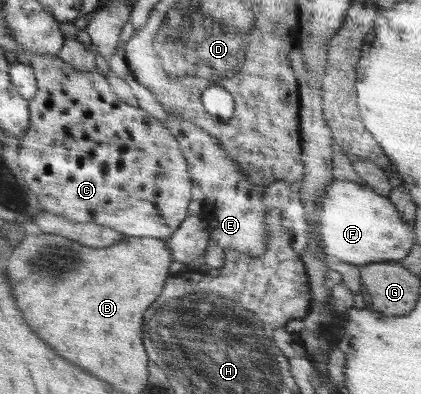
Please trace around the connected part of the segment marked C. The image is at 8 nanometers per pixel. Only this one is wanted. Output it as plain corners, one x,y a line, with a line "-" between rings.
44,55
41,57
32,56
30,61
38,91
28,101
30,126
27,128
27,132
19,137
18,163
20,164
21,171
23,171
23,178
25,183
27,183
28,189
39,200
41,210
71,219
72,221
107,226
123,233
127,237
151,237
165,241
179,228
183,219
188,216
187,210
191,202
191,188
193,186
187,161
182,155
181,148
175,137
167,130
163,123
157,120
157,118
153,118
145,110
121,102
111,89
105,76
98,74
96,70
77,71
71,69
67,63
58,57
45,57

